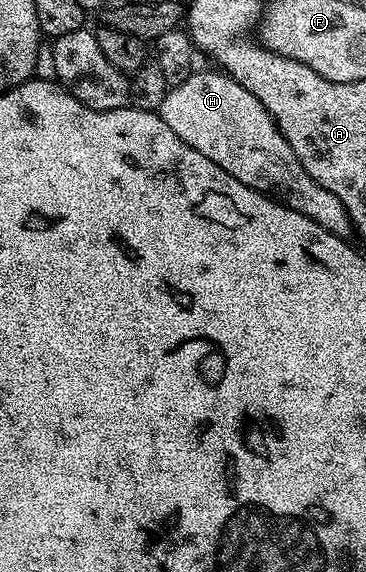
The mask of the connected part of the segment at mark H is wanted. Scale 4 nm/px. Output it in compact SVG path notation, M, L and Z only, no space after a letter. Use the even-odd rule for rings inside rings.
M195 70L187 82L170 87L165 96L163 115L167 126L191 146L199 150L203 158L211 158L219 170L227 170L231 178L239 178L243 186L251 186L256 192L262 192L291 210L311 218L323 230L345 238L350 235L349 215L339 198L323 190L313 181L311 174L303 170L295 150L283 138L277 129L277 123L271 114L243 86L239 86L220 70L201 72Z

